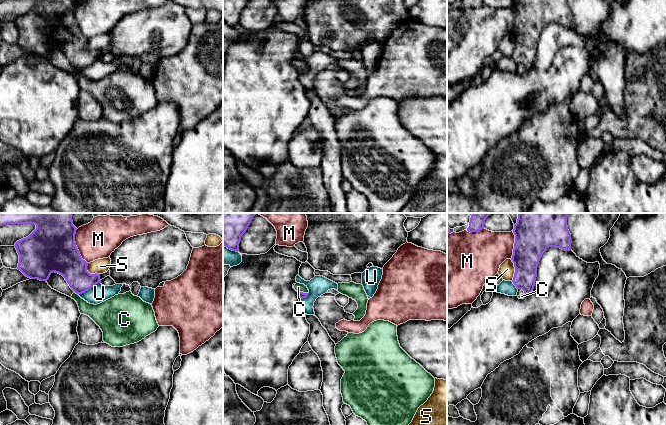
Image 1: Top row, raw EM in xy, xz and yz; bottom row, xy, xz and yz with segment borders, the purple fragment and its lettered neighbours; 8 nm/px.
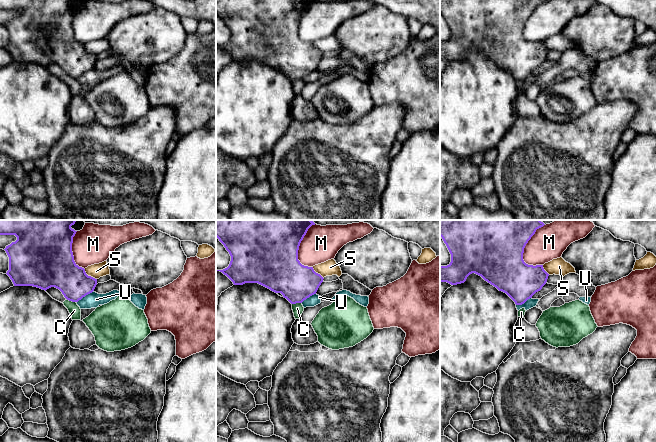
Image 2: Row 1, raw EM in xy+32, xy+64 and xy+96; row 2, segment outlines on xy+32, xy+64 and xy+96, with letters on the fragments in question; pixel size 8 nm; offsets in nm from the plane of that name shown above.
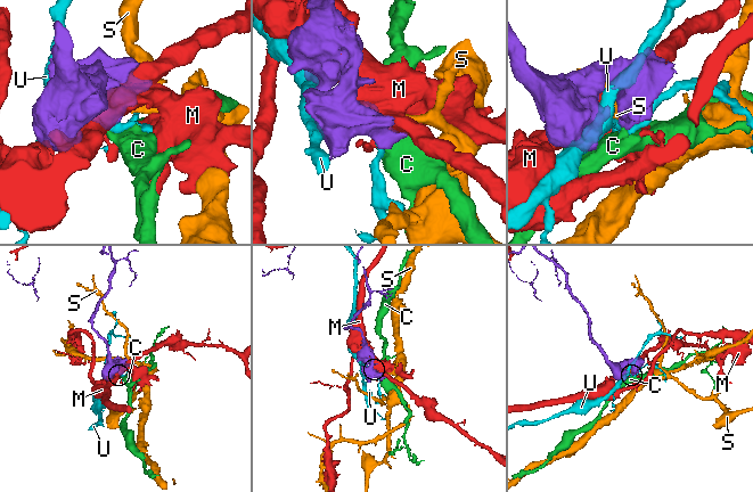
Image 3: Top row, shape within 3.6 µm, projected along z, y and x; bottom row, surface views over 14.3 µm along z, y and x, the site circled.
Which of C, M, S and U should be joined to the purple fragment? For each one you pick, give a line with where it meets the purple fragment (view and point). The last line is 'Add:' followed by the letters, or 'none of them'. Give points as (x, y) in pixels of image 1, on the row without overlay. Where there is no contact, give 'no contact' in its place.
Add: none of them

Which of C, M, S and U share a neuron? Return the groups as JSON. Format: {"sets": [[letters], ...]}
{"sets": [["C"], ["M"], ["S"], ["U"]]}

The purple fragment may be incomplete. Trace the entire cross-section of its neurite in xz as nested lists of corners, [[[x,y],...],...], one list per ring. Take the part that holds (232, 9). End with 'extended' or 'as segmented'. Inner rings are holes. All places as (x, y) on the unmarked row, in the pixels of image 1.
[[[223,0],[223,21],[232,27],[239,27],[242,11],[250,0]]] | as segmented

